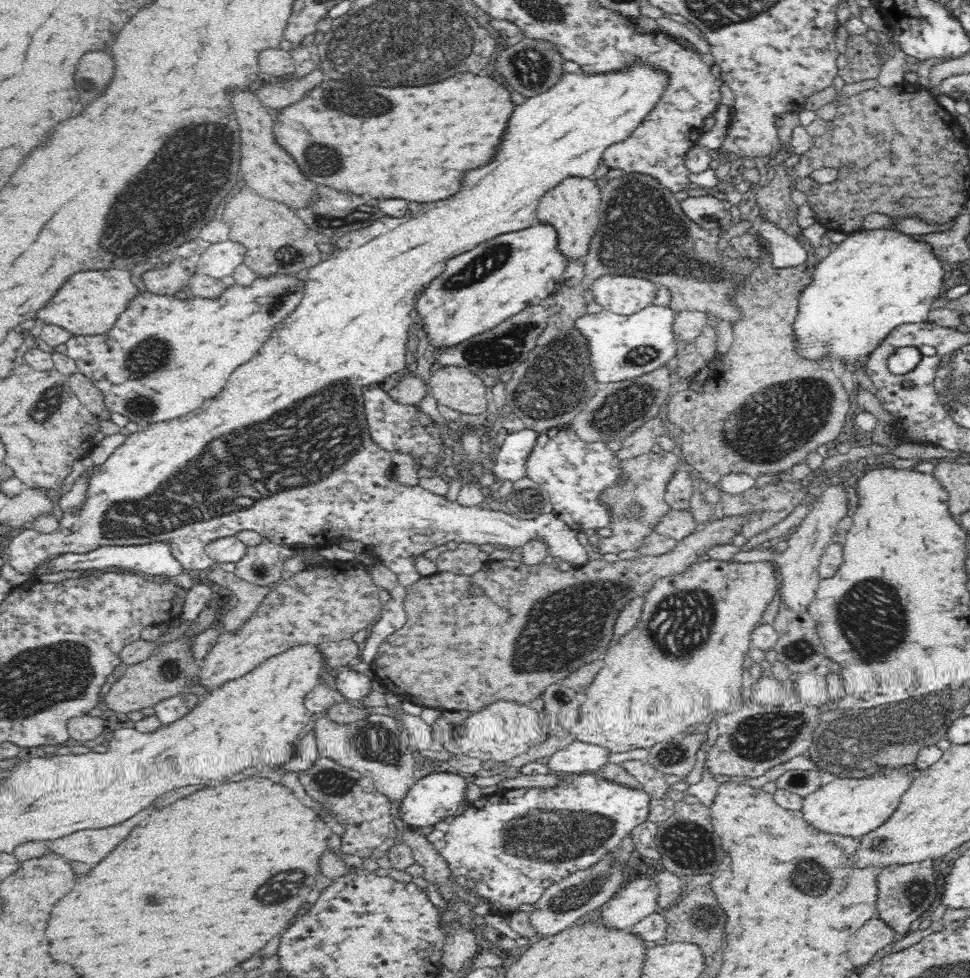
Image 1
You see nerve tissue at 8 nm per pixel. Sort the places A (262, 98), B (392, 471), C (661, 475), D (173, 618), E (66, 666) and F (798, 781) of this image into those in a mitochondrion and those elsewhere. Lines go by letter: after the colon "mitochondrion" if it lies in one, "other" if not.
A: other
B: other
C: other
D: other
E: mitochondrion
F: mitochondrion

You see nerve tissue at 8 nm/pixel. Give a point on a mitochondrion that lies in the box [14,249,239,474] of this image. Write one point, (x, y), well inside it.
(150, 355)

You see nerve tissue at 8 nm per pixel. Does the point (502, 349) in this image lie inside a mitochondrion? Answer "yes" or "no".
yes

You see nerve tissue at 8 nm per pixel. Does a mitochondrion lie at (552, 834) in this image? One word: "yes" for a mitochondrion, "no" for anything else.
yes

